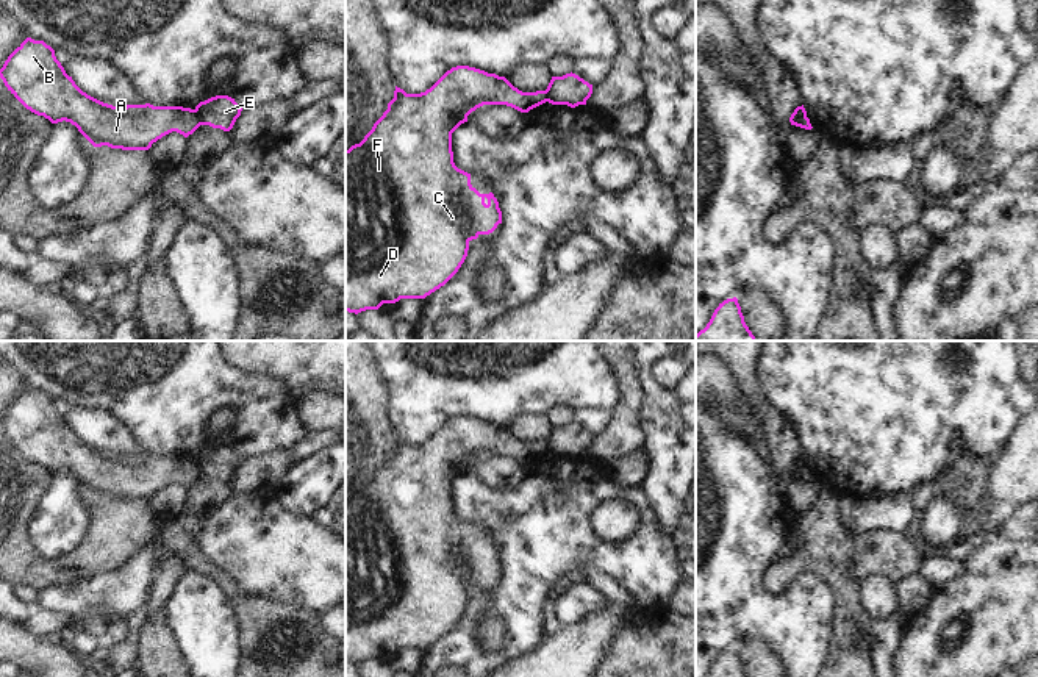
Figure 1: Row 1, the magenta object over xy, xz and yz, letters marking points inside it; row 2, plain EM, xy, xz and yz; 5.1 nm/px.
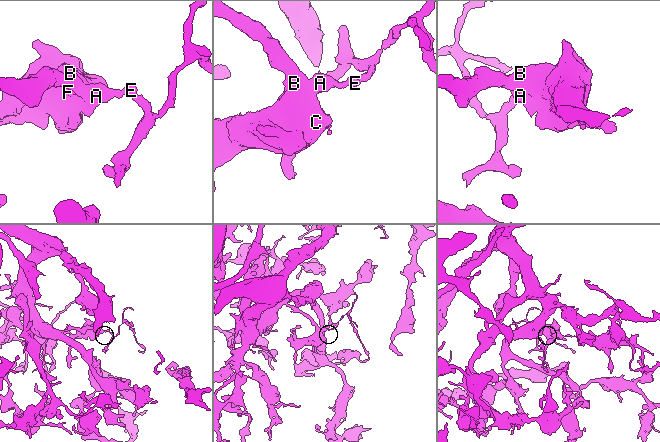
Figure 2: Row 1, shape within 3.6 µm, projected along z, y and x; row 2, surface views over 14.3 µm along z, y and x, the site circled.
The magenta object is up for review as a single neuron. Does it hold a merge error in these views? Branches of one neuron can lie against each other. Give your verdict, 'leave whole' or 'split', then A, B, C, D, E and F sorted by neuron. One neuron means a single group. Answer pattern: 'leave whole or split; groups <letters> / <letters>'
split; groups A B C D F / E

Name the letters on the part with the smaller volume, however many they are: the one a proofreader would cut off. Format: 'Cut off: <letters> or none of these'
Cut off: E

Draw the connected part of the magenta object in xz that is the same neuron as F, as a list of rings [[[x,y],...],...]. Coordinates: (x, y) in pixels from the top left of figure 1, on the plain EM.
[[[456,416],[447,421],[430,439],[421,444],[406,444],[396,436],[394,449],[388,453],[388,460],[374,474],[372,480],[360,494],[345,500],[345,661],[361,663],[366,660],[378,660],[383,654],[396,654],[400,649],[425,649],[441,636],[444,636],[461,618],[467,607],[469,593],[480,585],[492,583],[502,574],[502,561],[492,543],[480,544],[471,535],[471,524],[458,519],[453,513],[452,483],[464,472],[467,466],[483,455],[506,455],[521,463],[549,452],[546,441],[522,442],[514,438],[505,427],[488,424],[485,421]]]

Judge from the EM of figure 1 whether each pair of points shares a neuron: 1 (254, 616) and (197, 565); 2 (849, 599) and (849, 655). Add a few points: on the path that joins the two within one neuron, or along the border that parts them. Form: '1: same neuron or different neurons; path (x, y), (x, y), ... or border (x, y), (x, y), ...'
1: same neuron; path (241, 601), (213, 571)
2: same neuron; path (849, 613), (849, 641)

